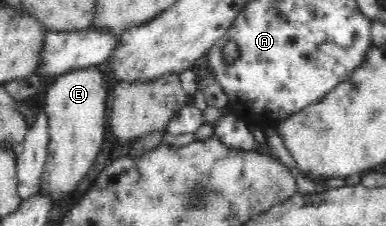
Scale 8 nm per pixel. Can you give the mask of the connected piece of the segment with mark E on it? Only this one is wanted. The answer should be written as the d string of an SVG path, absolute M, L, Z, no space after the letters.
M100 66L78 70L52 82L42 107L48 117L49 148L36 194L46 194L50 200L60 200L78 188L76 184L80 184L88 174L102 148L109 99L109 87Z

